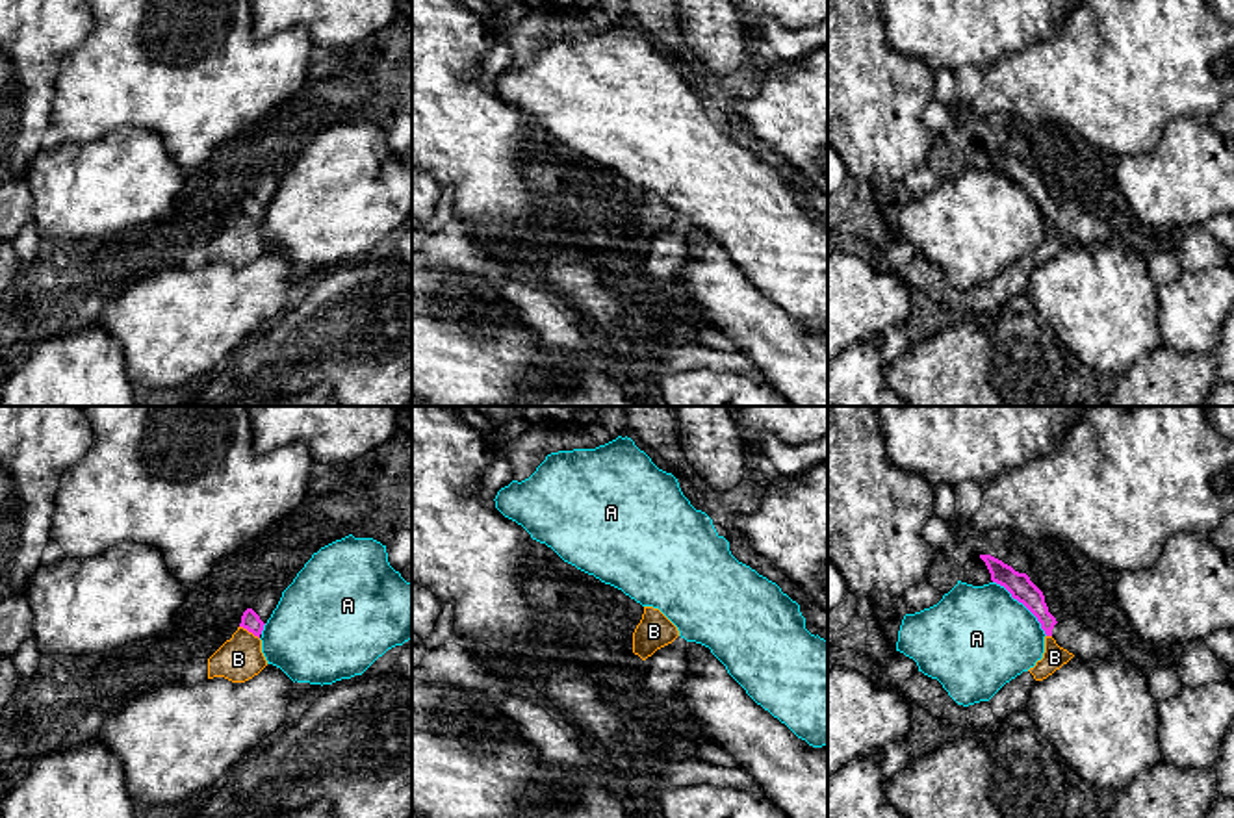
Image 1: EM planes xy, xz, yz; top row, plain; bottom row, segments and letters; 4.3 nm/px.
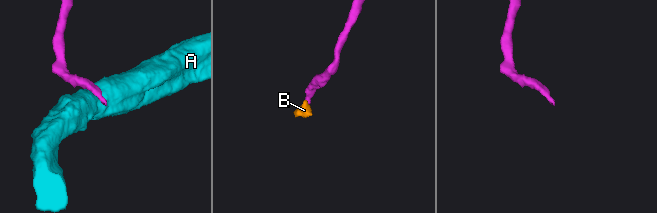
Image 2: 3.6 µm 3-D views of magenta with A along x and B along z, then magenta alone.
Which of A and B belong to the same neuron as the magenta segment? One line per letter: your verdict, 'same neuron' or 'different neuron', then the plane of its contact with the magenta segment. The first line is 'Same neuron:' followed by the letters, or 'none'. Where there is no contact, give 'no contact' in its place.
Same neuron: none
A: different neuron; meets magenta in yz
B: different neuron; meets magenta in xy

